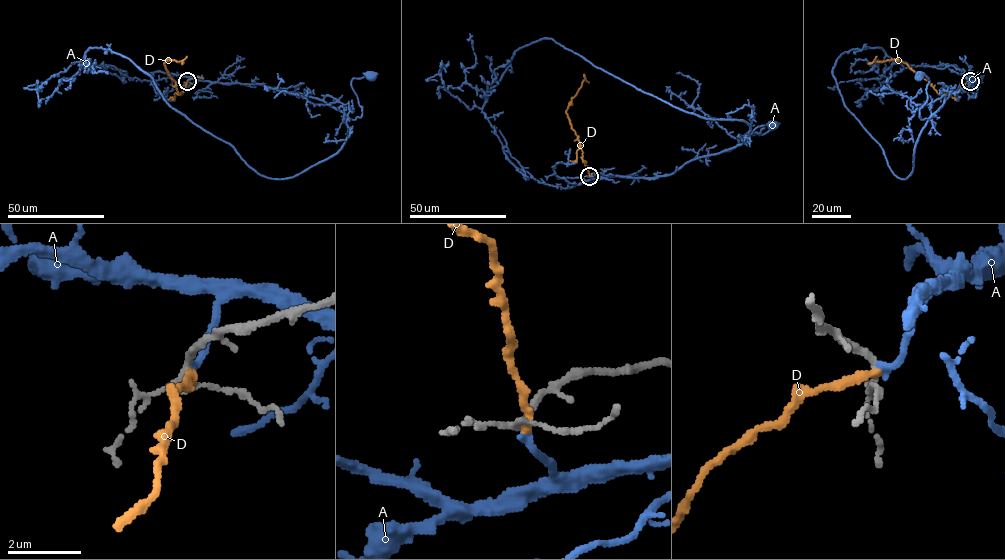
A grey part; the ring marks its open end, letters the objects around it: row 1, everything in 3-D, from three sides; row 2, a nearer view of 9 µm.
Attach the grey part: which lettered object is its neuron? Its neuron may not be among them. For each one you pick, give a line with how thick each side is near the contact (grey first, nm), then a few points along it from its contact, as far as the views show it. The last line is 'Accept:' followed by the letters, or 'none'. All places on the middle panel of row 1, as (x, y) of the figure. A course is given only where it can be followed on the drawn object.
A: 130 nm thick on the grey side, 200 nm on the other; it runs (589, 176), (664, 176), (689, 161), (741, 144), (759, 126), (764, 125), (753, 135), (765, 133), (773, 125)
Accept: A

